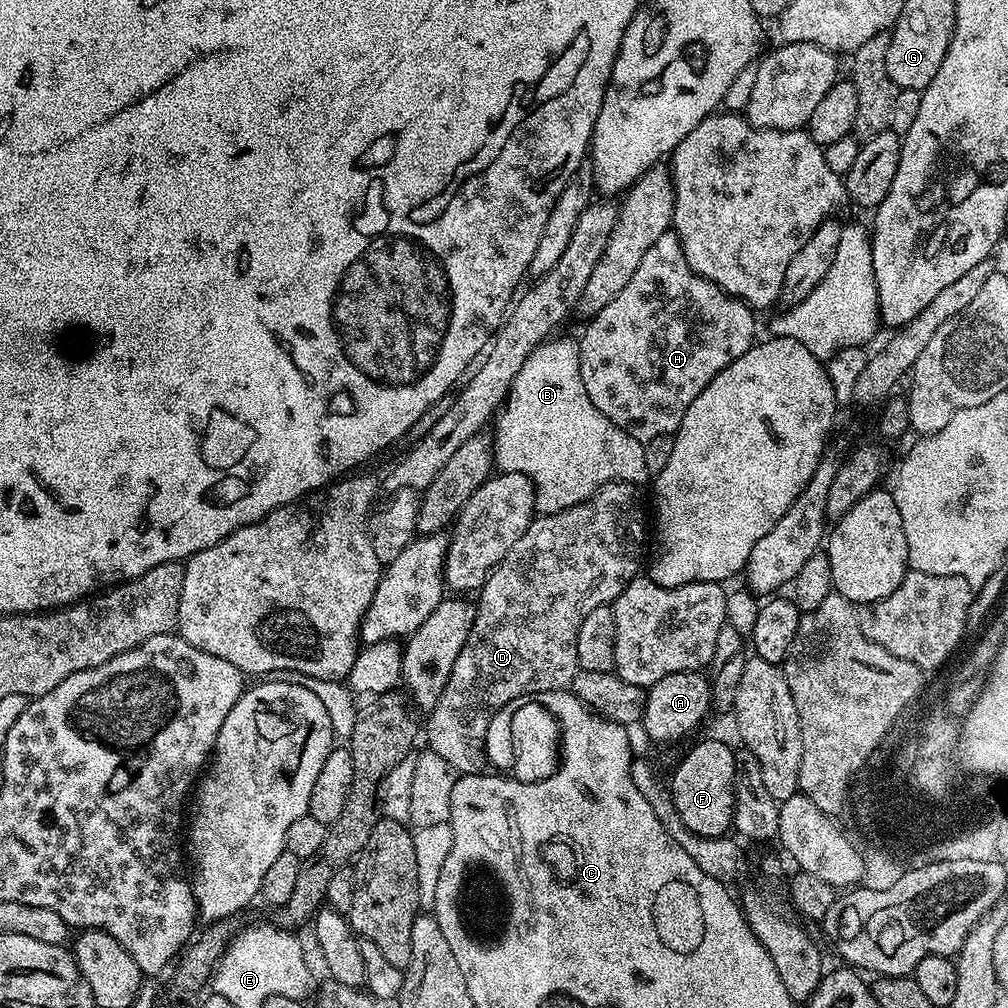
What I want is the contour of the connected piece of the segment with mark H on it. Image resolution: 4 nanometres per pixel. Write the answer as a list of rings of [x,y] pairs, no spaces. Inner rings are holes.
[[[669,230],[650,246],[626,287],[587,321],[588,329],[578,340],[586,394],[590,394],[590,402],[594,402],[614,426],[626,430],[626,434],[636,440],[647,442],[659,436],[672,436],[678,426],[682,426],[690,402],[694,402],[730,362],[742,358],[742,354],[757,343],[756,316],[743,300],[723,292],[713,280],[698,276],[690,262],[686,262],[682,242]]]

